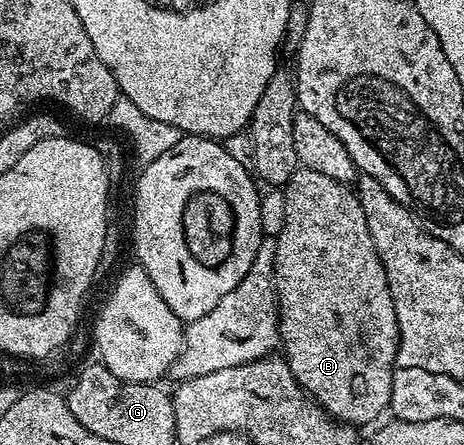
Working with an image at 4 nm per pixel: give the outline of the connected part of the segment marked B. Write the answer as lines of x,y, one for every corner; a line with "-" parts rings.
299,167
290,182
285,185
284,192
286,194
284,223
283,229
276,234
278,242
274,256
274,289
278,292
278,336
281,352
292,375
298,380
298,386
305,389
334,420
363,427
362,425
376,420
382,412
385,414
390,408
394,360
398,350
398,320
382,260
378,258
378,252
372,243
372,235
368,231
368,219
364,219
364,207
360,207
358,194
349,184
328,179
328,175
320,175
320,171

